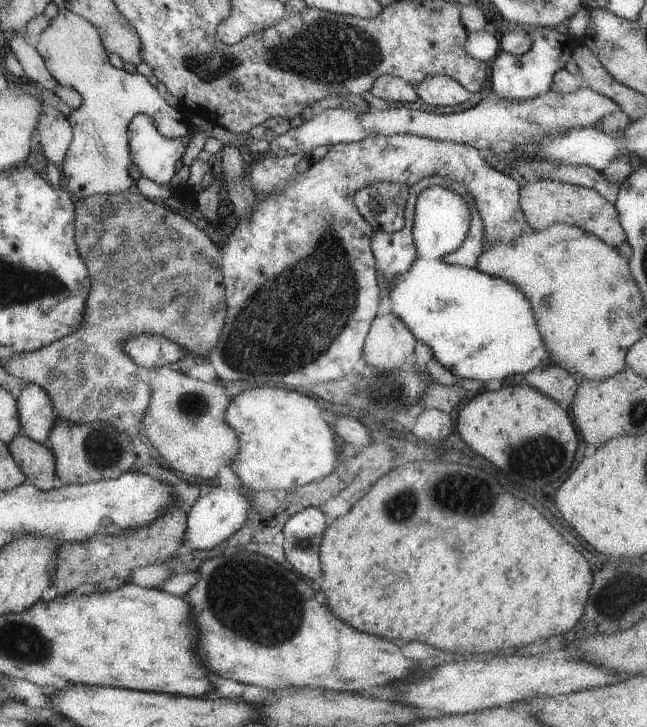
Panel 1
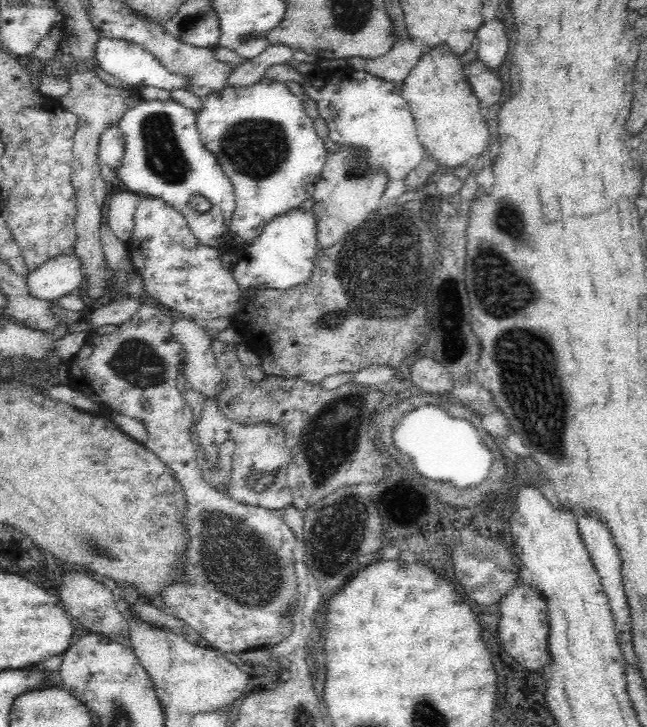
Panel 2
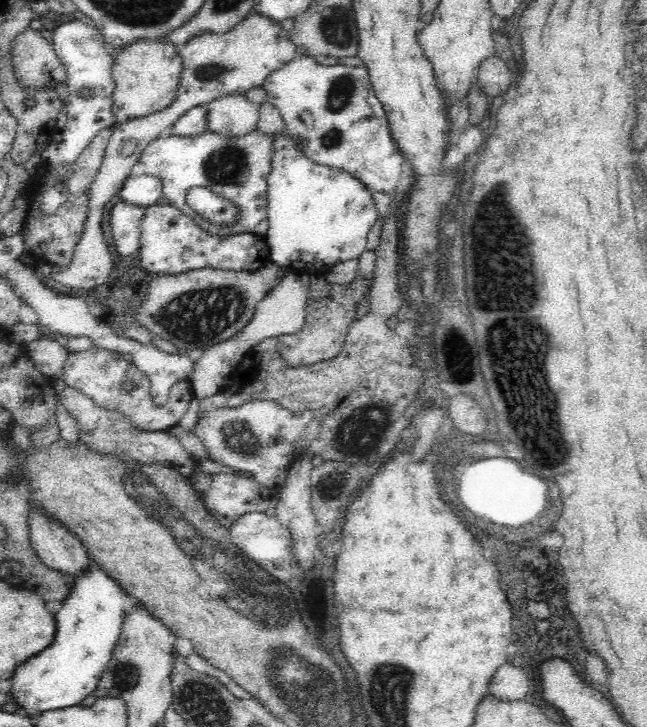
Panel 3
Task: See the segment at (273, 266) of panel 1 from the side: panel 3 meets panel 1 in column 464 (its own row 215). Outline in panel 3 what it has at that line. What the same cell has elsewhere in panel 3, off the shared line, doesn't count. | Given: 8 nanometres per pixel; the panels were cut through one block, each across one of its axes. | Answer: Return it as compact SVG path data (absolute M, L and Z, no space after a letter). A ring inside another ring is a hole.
M154 205L145 209L141 220L141 247L137 258L147 272L180 274L198 268L216 267L224 270L246 270L252 272L271 262L271 254L265 237L249 232L238 232L232 236L216 236L206 232L201 221L190 218L174 205Z

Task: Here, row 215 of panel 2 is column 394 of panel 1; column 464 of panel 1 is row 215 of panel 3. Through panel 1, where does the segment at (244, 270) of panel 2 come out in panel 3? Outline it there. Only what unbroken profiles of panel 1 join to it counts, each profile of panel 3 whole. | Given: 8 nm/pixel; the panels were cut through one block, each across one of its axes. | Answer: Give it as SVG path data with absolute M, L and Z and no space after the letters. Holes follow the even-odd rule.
M282 133L272 138L267 207L269 229L264 237L271 262L298 270L306 264L328 268L358 258L367 249L366 235L379 217L372 192L361 180L345 170L312 163ZM194 187L186 195L187 205L200 220L214 224L232 224L238 220L237 208L230 201L222 199L204 187Z

